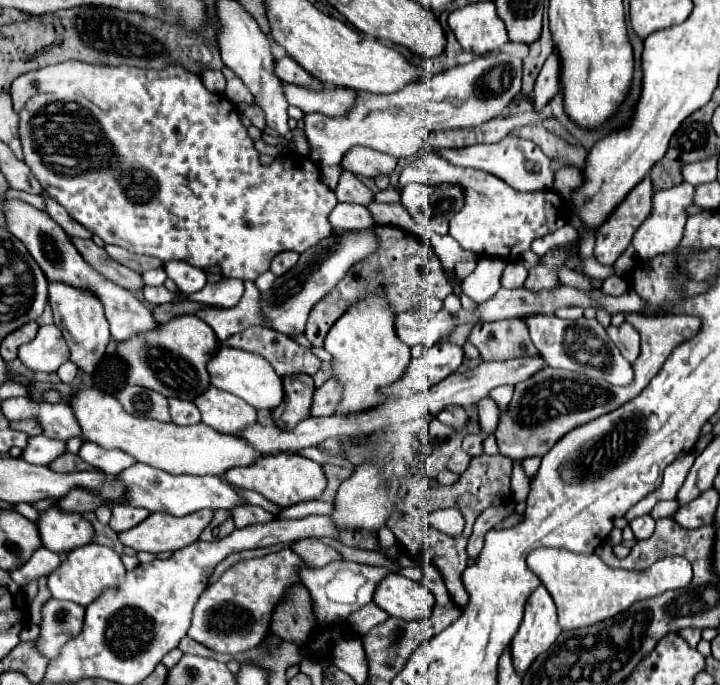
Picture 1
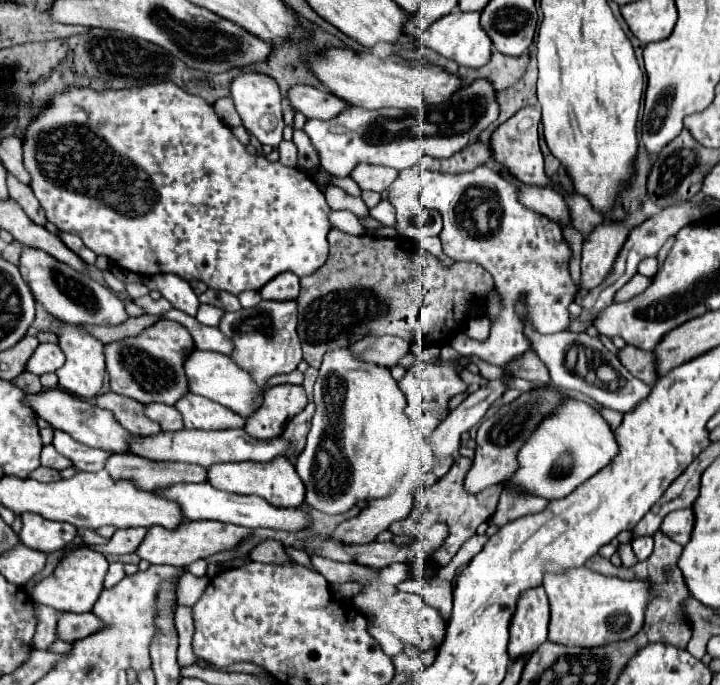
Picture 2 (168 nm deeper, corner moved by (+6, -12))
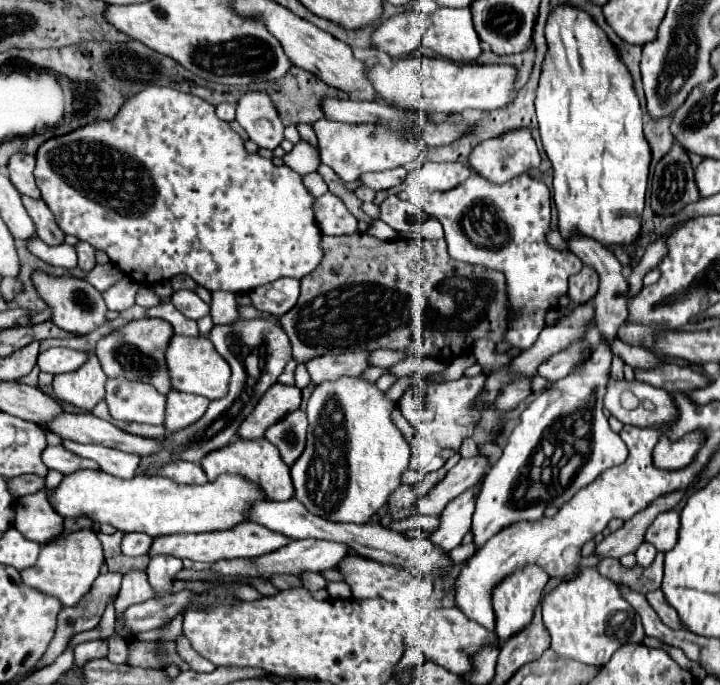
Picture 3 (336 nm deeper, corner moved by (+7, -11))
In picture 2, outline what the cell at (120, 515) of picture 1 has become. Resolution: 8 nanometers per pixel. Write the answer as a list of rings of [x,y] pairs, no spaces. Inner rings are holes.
[[[123,528],[117,530],[111,540],[105,544],[103,554],[131,554],[141,544],[145,536],[145,528]]]

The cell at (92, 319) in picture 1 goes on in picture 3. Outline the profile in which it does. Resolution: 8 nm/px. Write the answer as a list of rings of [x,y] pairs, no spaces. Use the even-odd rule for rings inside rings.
[[[94,353],[90,355],[92,359],[88,359],[88,363],[80,367],[80,371],[56,375],[52,383],[56,399],[68,405],[74,405],[78,409],[84,409],[84,411],[92,411],[104,399],[106,395],[104,383],[108,379],[96,355]]]

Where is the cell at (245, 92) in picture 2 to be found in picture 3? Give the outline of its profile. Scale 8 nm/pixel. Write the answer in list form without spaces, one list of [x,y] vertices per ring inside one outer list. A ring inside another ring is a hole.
[[[246,93],[236,107],[236,121],[258,147],[274,151],[284,141],[284,123],[266,93]]]

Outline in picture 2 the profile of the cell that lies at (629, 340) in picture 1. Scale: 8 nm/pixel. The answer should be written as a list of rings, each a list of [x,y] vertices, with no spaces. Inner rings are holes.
[[[627,344],[625,348],[619,350],[619,360],[635,378],[643,380],[649,386],[655,384],[657,374],[655,374],[655,354],[653,352],[645,352],[641,348]]]

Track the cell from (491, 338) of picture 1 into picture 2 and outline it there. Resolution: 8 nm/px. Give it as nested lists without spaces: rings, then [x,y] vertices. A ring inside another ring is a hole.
[[[531,350],[511,358],[503,368],[509,370],[517,378],[525,378],[531,382],[549,382],[549,372],[545,372],[545,366]]]

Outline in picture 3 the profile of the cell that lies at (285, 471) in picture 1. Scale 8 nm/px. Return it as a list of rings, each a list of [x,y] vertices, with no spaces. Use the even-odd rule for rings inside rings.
[[[264,437],[262,439],[238,439],[236,443],[228,443],[212,453],[208,453],[200,461],[208,481],[216,479],[222,473],[238,473],[250,481],[254,481],[262,491],[266,491],[266,497],[276,501],[276,499],[290,499],[294,497],[294,487],[290,479],[290,469],[288,465],[280,459],[280,453],[272,443],[268,443]]]

